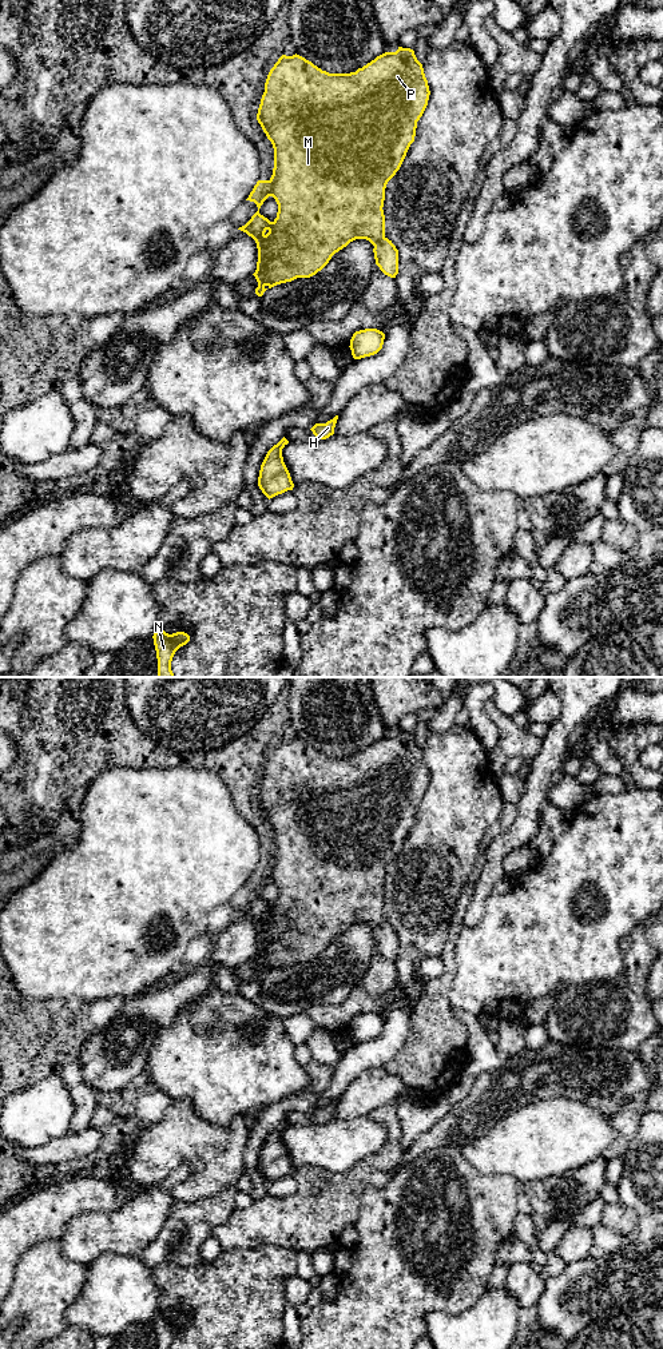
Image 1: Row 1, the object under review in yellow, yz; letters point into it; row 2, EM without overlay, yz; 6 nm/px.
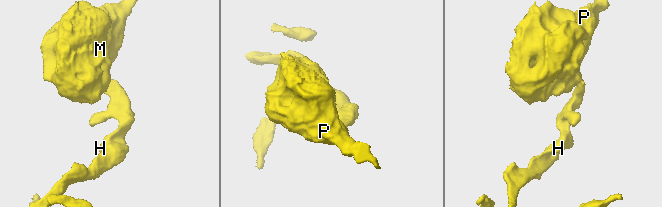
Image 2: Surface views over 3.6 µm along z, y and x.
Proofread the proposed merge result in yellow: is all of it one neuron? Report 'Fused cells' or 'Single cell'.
Fused cells

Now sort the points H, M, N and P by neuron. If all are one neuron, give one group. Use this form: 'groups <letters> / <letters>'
groups H N / M P

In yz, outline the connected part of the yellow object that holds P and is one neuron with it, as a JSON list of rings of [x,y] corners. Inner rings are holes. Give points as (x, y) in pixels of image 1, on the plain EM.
[[[398,731],[396,736],[385,736],[350,757],[329,757],[297,737],[278,743],[267,759],[257,797],[274,832],[273,859],[254,870],[246,884],[254,886],[258,895],[238,912],[257,927],[258,946],[253,959],[258,966],[258,980],[277,968],[315,959],[336,936],[356,923],[366,923],[373,930],[385,923],[385,872],[414,825],[417,805],[429,779],[422,748],[410,732]],[[269,880],[278,888],[273,906],[259,898]]]

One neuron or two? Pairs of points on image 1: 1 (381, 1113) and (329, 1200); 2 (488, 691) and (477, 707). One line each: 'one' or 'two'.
1: one
2: one

